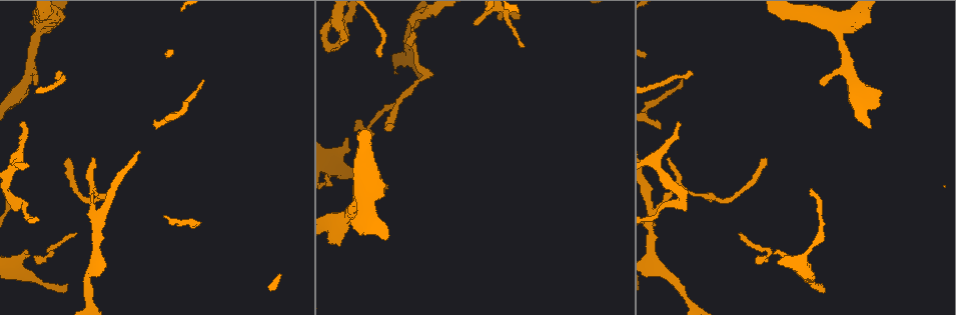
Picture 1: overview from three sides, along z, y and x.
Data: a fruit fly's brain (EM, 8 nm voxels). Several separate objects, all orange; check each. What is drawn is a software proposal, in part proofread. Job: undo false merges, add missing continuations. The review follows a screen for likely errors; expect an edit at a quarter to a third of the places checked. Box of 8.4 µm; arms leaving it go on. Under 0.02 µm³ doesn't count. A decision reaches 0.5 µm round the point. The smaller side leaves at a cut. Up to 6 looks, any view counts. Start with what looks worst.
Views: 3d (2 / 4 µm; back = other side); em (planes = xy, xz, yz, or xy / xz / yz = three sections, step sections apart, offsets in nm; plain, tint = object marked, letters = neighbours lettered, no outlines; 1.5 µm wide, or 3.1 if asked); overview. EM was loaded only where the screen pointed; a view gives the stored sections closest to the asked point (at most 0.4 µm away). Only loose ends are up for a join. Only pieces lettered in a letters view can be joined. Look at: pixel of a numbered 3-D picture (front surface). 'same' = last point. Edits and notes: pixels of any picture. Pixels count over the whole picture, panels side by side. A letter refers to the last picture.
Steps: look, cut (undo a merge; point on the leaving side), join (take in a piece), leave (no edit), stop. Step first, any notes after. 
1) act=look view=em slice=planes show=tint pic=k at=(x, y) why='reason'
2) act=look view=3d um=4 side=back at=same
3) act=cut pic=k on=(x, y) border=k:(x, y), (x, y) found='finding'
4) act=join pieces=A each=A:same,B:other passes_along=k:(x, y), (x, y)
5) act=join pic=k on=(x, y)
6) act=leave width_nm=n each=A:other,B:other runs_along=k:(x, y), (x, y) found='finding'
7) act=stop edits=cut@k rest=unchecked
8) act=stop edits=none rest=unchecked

act=look view=em slice=planes show=tint pic=1 at=(822, 84) why='free end'

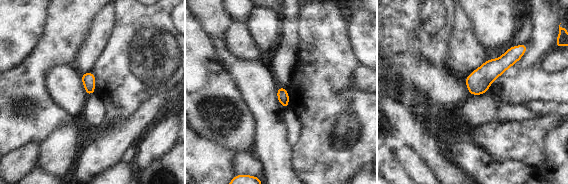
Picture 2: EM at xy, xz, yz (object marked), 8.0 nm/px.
act=look view=em slice=planes show=letters at=same why='what lies round it'

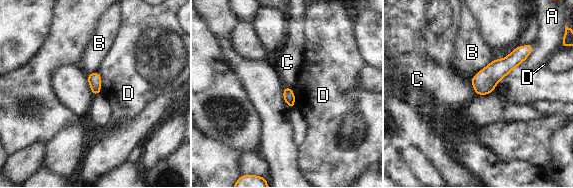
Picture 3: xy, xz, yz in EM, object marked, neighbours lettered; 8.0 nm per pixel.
act=leave each=A:other,B:other,C:other,D:other runs_along=3:(525, 54), (497, 69), (476, 90) found='no lettered piece goes on from it'

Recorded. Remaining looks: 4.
act=look view=3d um=4 pic=1 at=(343, 42) why='thin end'

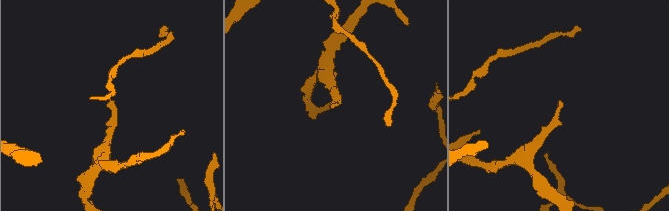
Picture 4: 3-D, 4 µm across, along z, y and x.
act=look view=em slice=planes show=letters pic=4 at=(109, 101) why='now the EM'

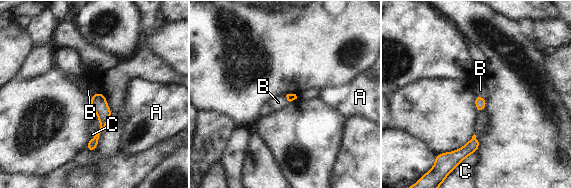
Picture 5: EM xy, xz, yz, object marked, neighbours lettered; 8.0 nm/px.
act=join pieces=B longest_contact=C:220nm each=A:other,B:same,C:other passes_along=5:(480, 103), (480, 96), (480, 90) found='the cell continues'

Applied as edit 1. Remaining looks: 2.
act=stop edits=join@5 rest=unchecked

